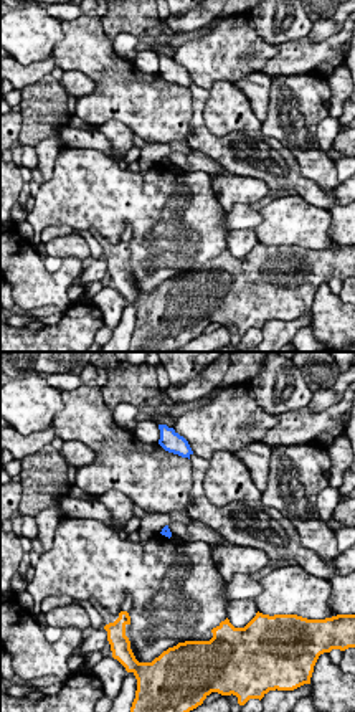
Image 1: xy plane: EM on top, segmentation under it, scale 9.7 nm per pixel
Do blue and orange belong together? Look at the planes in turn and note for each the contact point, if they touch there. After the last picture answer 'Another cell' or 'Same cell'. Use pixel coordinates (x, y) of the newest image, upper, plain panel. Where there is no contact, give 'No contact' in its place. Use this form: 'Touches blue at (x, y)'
No contact

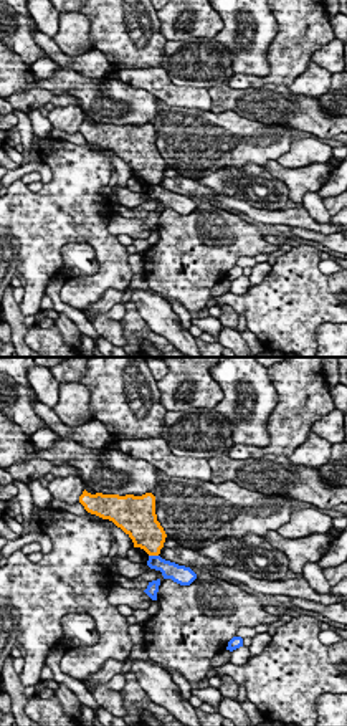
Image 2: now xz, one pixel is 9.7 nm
Touches blue at (154, 186)

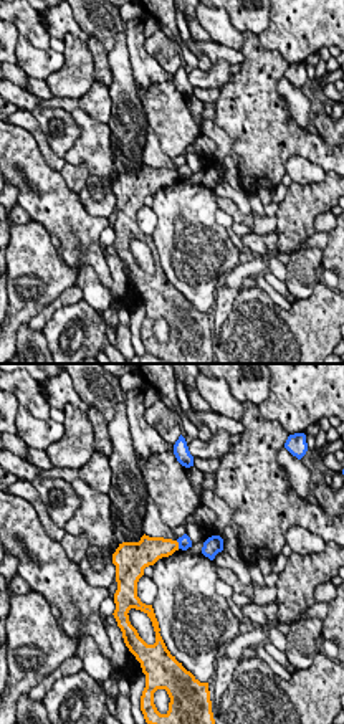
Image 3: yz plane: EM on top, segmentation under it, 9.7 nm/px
Touches blue at (179, 174)

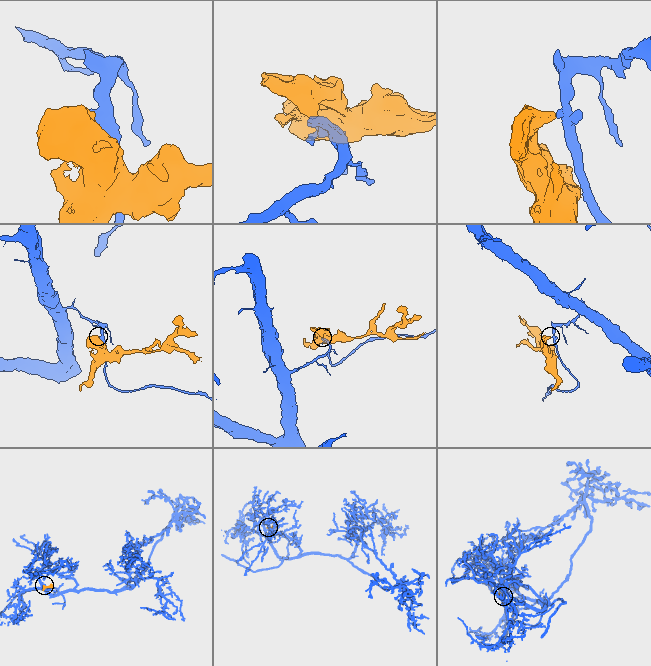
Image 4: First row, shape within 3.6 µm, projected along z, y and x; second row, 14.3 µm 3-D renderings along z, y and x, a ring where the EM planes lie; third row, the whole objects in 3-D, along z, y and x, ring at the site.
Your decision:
Another cell

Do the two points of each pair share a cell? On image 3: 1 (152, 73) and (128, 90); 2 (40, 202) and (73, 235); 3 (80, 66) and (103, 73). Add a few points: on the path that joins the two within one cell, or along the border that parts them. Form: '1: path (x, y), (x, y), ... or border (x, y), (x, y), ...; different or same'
1: border (126, 45), (131, 75), (138, 88); different
2: path (48, 210), (65, 227); same
3: border (85, 43), (93, 61), (93, 78), (96, 81); different

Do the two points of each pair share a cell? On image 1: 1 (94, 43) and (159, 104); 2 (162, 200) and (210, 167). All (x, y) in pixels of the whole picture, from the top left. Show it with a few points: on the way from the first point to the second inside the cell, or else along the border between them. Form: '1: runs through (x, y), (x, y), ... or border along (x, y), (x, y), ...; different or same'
1: runs through (106, 61), (141, 96); same
2: border along (189, 172), (205, 172), (208, 175); different

